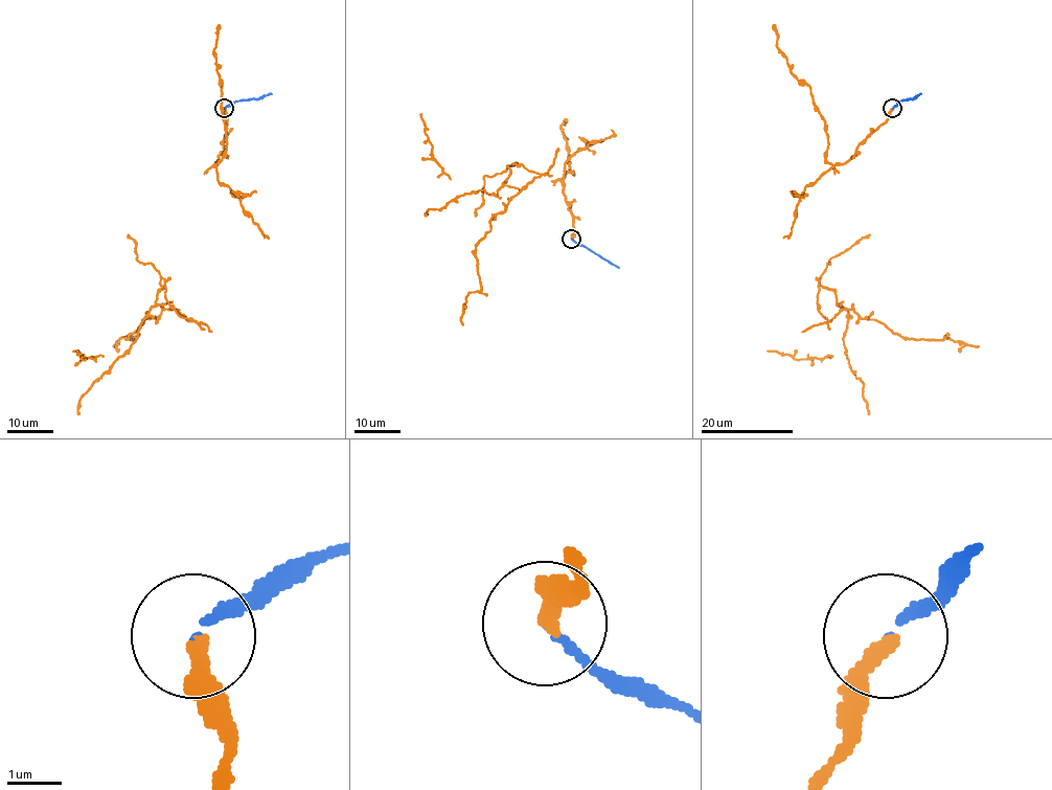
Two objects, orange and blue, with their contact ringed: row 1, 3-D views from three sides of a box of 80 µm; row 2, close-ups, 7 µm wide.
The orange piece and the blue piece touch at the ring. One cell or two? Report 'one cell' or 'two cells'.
two cells

